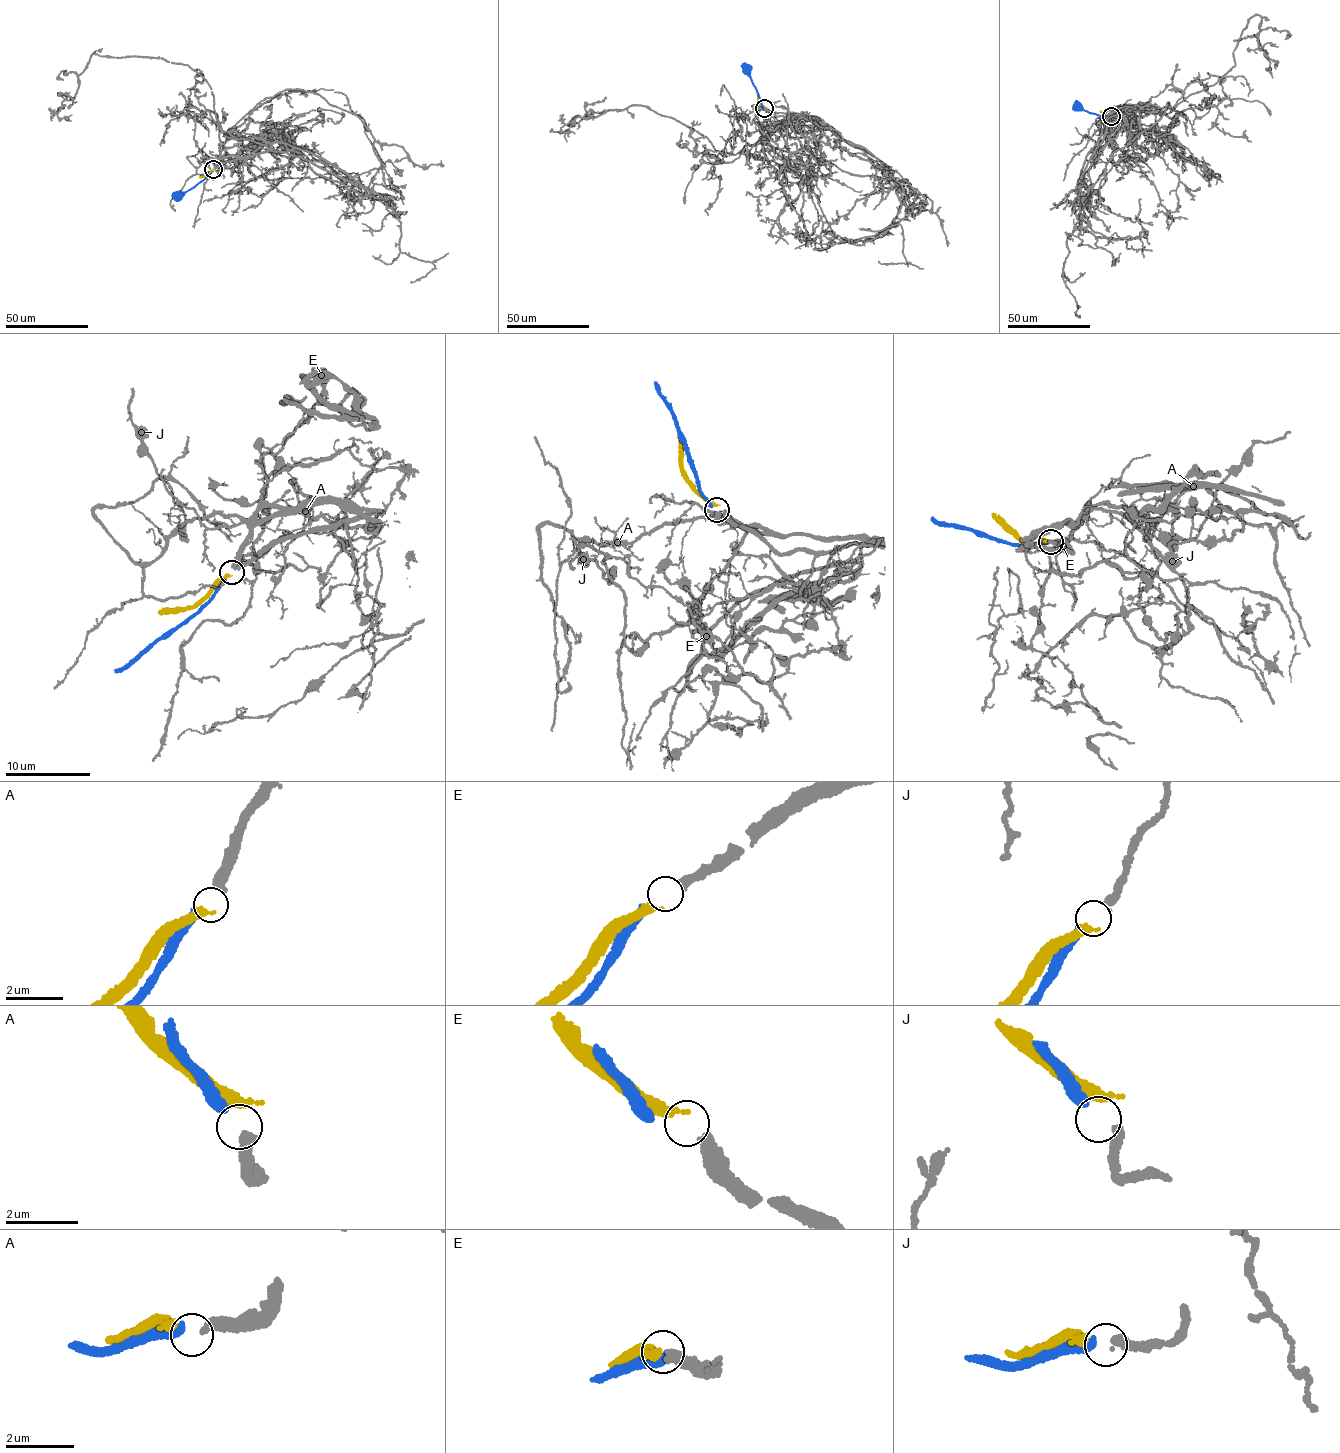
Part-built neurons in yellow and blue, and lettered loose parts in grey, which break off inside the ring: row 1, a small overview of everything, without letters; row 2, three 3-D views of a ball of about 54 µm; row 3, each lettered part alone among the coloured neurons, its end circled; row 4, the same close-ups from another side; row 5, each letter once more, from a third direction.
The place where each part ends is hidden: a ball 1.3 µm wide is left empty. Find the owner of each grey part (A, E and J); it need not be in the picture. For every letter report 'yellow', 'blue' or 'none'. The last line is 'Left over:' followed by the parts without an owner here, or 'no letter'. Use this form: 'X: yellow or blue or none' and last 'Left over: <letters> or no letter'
A: blue
E: yellow
J: none
Left over: J

